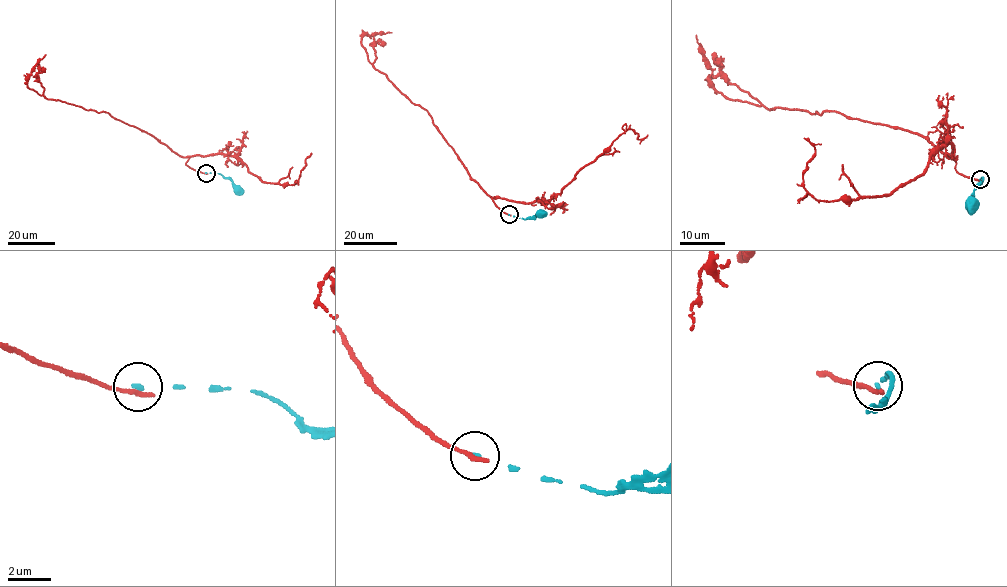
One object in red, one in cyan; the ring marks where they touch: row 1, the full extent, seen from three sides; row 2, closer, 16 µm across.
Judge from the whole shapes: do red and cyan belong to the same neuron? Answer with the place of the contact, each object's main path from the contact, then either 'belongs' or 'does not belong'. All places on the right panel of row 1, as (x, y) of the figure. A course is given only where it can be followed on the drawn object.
(980, 179) | red via (980, 180), (965, 177), (954, 159), (910, 131), (832, 111), (769, 111), (728, 97), (711, 79), (696, 35) | cyan via (980, 179), (982, 177), (982, 183), (974, 190), (972, 206) | does not belong

